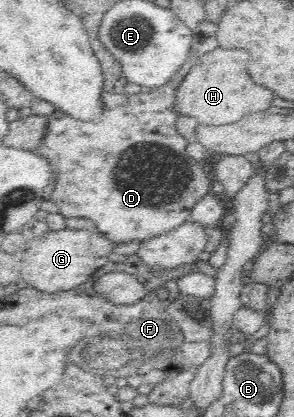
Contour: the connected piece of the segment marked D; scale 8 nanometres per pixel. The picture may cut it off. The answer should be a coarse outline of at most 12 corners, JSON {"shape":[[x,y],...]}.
{"shape":[[176,88],[61,109],[36,150],[51,200],[114,244],[189,221],[212,182]]}

